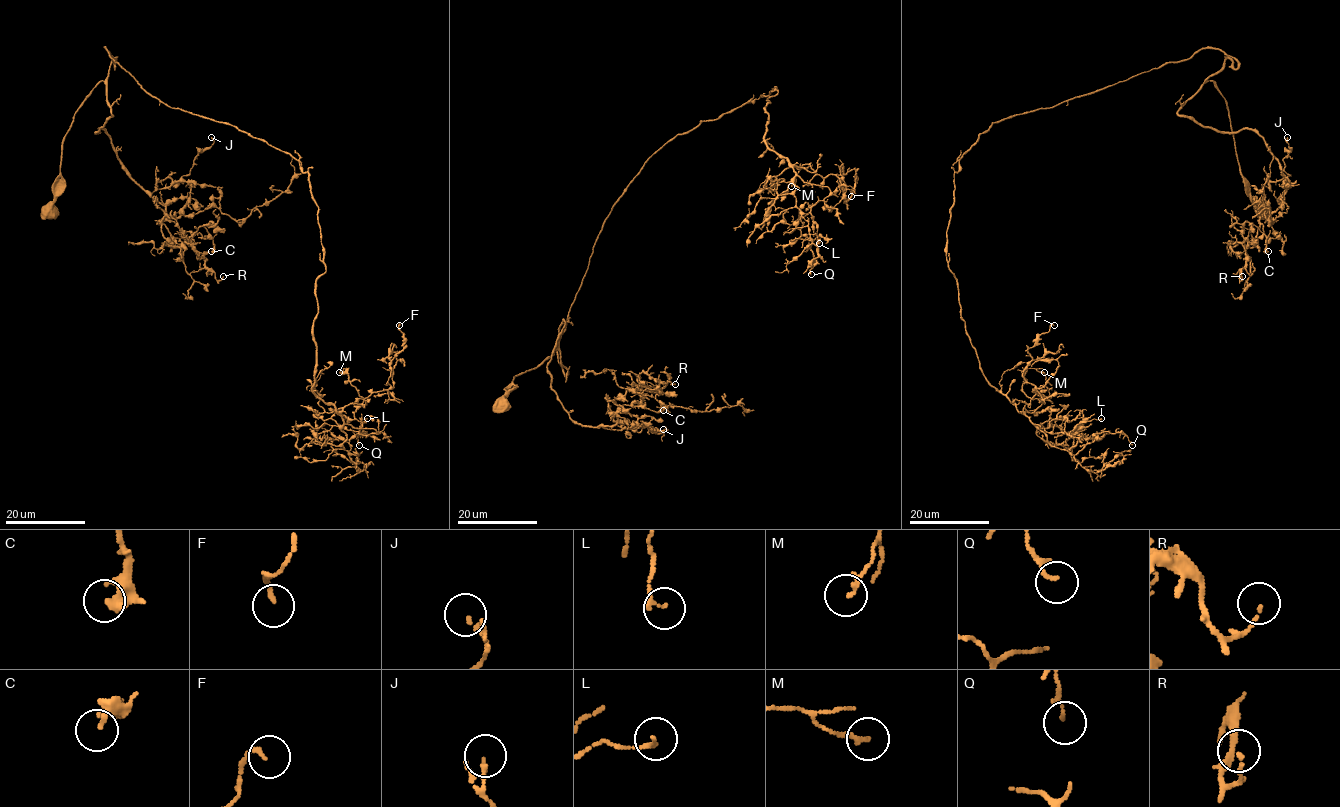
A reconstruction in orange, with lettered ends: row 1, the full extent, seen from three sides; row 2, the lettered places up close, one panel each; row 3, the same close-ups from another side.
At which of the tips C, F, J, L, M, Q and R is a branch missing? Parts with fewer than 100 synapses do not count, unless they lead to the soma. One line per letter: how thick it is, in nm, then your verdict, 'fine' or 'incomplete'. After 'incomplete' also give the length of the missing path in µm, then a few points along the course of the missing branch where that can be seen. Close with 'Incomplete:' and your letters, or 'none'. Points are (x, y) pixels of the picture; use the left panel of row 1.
C: 220 nm thick; fine
F: 130 nm thick; fine
J: 140 nm thick; fine
L: 160 nm thick; fine
M: 160 nm thick; fine
Q: 120 nm thick; fine
R: 110 nm thick; fine
Incomplete: none

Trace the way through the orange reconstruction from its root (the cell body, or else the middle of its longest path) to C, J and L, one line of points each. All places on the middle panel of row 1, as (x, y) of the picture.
C: (500, 403), (553, 354), (563, 320), (547, 371), (574, 421), (613, 426), (628, 390), (655, 392), (663, 410)
J: (500, 403), (515, 376), (553, 354), (563, 320), (547, 371), (568, 415), (583, 425), (609, 429), (663, 429)
L: (500, 403), (557, 349), (566, 379), (605, 219), (703, 120), (778, 91), (764, 141), (829, 189), (819, 243)

